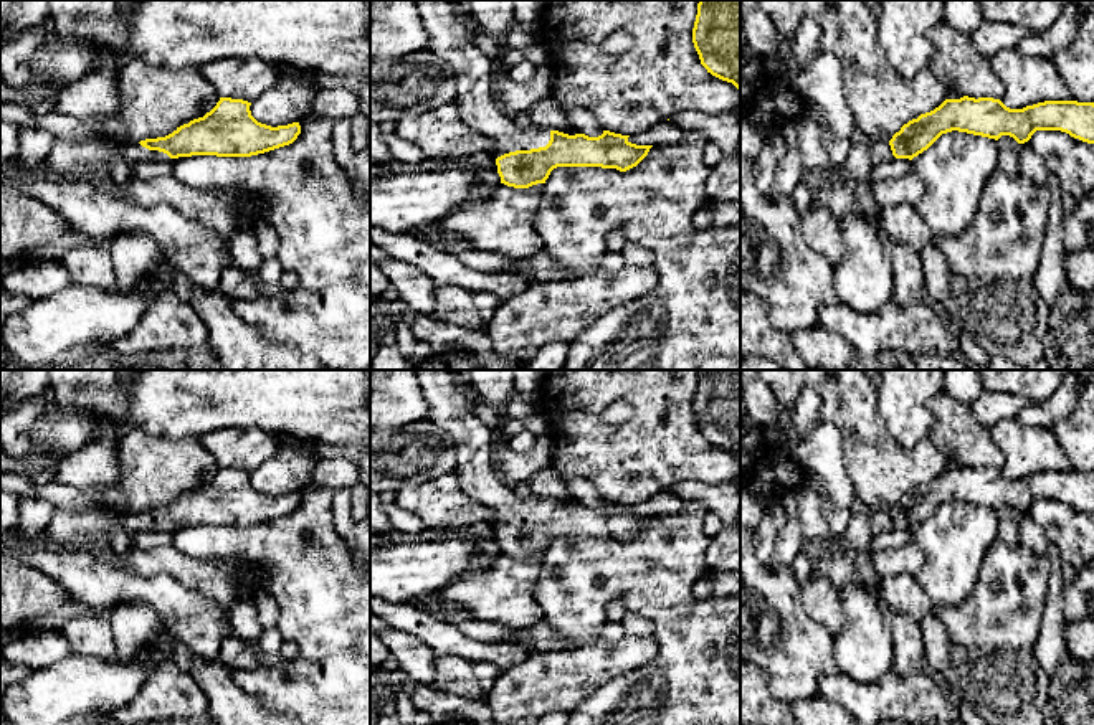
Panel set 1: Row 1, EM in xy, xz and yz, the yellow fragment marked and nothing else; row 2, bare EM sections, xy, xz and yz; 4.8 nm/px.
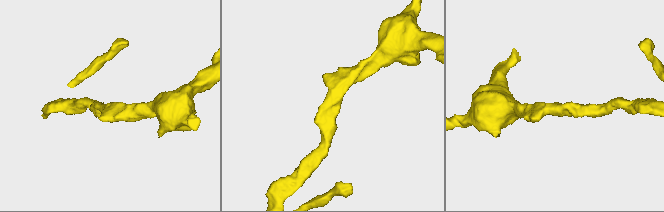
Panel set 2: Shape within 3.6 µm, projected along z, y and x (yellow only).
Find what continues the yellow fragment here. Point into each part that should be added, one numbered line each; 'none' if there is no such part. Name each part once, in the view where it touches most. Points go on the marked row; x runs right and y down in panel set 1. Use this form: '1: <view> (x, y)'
1: xz (448, 37)

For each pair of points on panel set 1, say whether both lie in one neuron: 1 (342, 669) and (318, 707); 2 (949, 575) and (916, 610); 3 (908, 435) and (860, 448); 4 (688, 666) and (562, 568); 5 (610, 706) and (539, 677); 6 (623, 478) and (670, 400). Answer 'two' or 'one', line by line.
1: one
2: two
3: two
4: one
5: two
6: one

